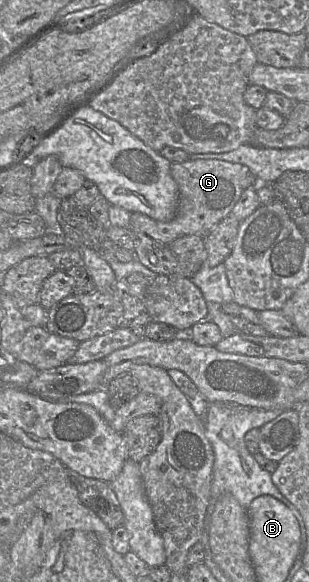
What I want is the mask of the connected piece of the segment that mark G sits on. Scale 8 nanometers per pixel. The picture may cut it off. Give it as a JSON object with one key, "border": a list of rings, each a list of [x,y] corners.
{"border":[[[223,160],[171,163],[170,172],[179,187],[179,202],[174,218],[161,222],[139,212],[130,215],[133,231],[141,232],[165,245],[181,236],[205,236],[231,213],[244,190],[261,184],[247,166]]]}

